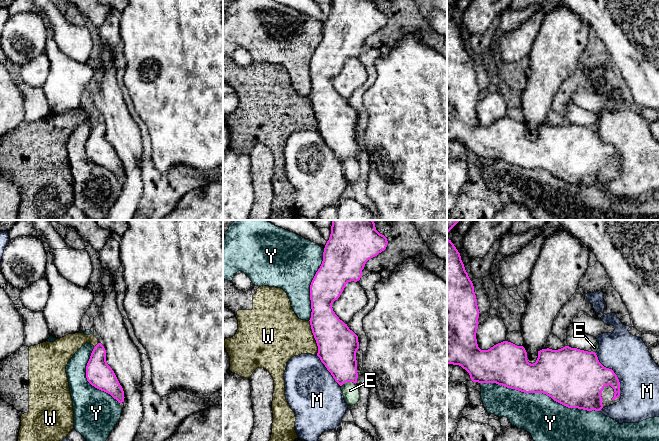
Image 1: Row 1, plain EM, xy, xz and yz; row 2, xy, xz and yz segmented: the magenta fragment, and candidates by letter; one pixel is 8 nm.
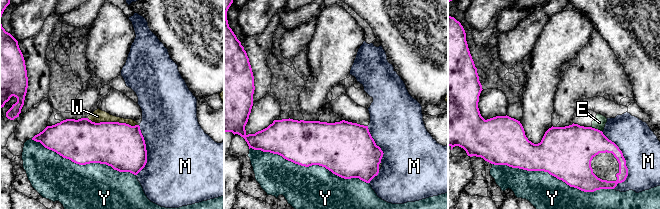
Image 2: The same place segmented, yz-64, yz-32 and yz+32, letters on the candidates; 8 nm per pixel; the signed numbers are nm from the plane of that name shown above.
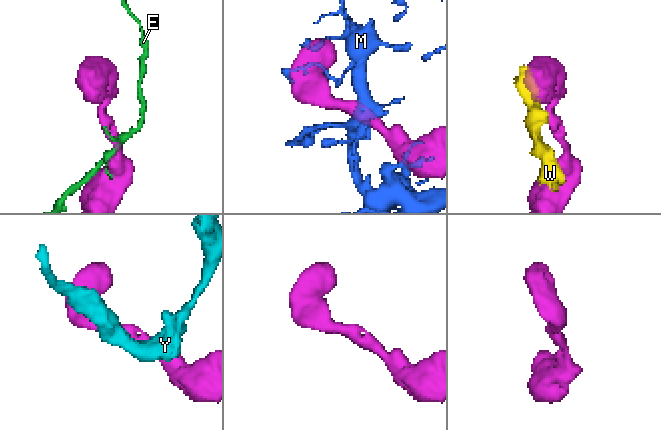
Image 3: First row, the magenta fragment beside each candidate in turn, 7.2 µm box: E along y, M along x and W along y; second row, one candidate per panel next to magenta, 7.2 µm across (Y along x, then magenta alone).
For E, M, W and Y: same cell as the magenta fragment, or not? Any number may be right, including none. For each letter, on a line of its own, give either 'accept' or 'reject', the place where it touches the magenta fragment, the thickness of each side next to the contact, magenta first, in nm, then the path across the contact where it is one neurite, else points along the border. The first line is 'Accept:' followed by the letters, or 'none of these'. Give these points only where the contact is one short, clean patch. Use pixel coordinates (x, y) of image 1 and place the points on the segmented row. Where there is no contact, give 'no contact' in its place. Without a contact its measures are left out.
Accept: none of these
E: reject; contact xz (348, 381); calibres 300 and 140 nm
M: reject; contact yz (613, 371); calibres 360 and 340 nm
W: reject; contact xz (314, 337); calibres 320 and 380 nm; border xz (309, 320), (311, 332), (317, 346), (317, 354)
Y: reject; contact yz (539, 392); calibres 420 and 340 nm

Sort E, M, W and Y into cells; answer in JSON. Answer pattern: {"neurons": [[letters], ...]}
{"neurons": [["E"], ["M"], ["W"], ["Y"]]}

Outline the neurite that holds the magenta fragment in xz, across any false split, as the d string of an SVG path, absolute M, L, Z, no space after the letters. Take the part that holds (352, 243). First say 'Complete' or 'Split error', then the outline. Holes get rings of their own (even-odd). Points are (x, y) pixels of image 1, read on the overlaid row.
Complete. M332 220L322 264L310 285L312 312L309 321L318 346L317 356L340 386L346 382L357 383L359 342L358 336L335 314L332 304L348 282L360 280L366 262L384 251L387 244L387 238L376 230L373 220Z

